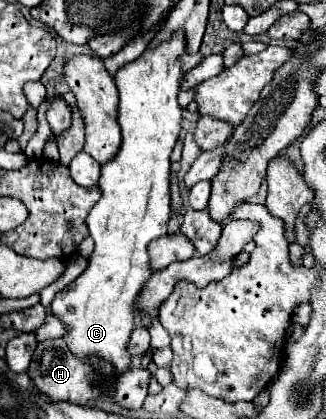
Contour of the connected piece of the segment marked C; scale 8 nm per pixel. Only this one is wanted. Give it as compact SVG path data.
M182 30L174 34L170 40L162 42L156 50L146 50L138 60L122 66L114 74L114 82L120 92L120 106L118 106L118 124L122 128L122 146L114 160L102 166L100 188L102 198L90 210L86 224L90 236L96 242L94 252L88 258L88 268L62 292L58 292L52 300L50 312L64 324L66 334L62 336L66 346L76 358L98 356L114 366L114 376L120 376L130 368L130 352L128 340L136 326L136 300L140 290L152 276L148 244L166 234L166 224L170 220L170 154L182 130L182 112L178 104L178 90L180 90L180 56L186 52L184 48Z

